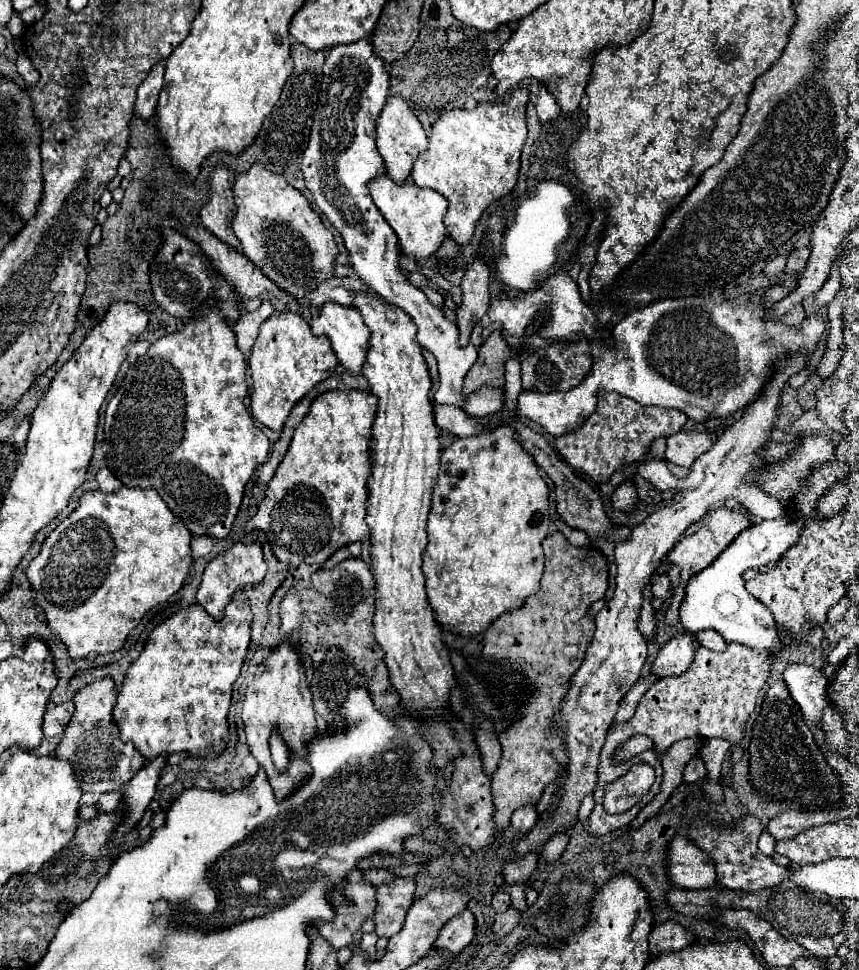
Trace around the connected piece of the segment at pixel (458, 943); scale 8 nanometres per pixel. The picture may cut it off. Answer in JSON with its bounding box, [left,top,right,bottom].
[434,910,474,954]

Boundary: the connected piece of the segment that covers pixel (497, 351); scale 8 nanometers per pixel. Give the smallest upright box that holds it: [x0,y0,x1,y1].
[464,332,516,392]

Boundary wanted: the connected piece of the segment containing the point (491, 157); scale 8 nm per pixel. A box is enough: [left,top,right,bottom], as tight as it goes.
[412,88,528,244]

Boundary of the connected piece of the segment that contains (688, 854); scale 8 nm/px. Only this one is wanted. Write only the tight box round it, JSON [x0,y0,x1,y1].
[668,836,716,888]

